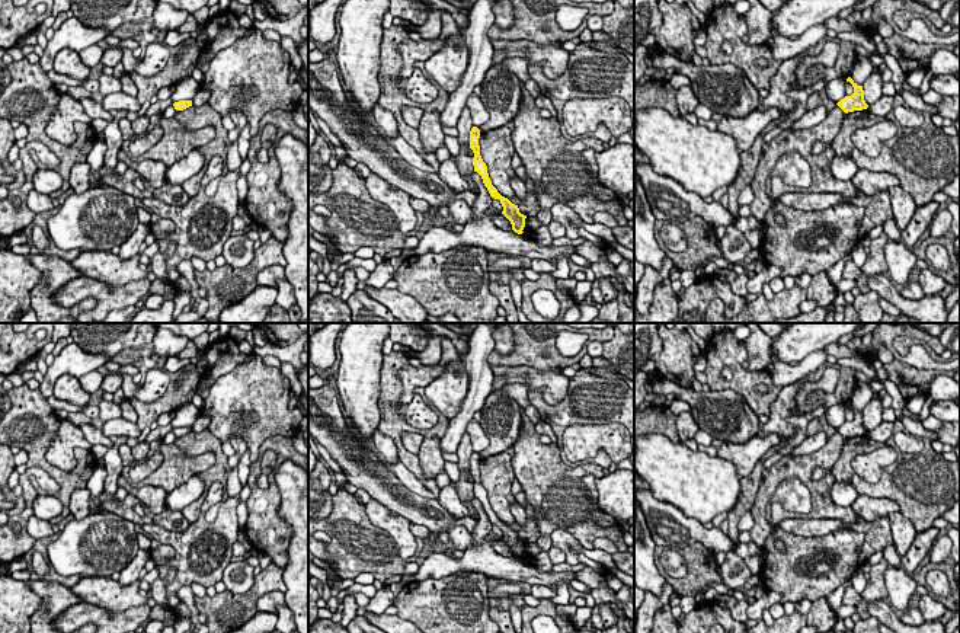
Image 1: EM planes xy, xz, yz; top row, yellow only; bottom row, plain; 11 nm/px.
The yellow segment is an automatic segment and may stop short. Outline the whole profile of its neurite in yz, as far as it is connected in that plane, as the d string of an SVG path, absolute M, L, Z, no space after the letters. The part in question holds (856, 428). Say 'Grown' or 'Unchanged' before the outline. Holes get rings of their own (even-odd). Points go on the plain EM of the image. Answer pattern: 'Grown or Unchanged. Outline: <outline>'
Unchanged. Outline: M851 403L847 405L854 413L854 419L851 422L845 422L836 431L845 438L863 437L867 435L868 431L864 426L863 412L858 412Z

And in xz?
Unchanged. Outline: M473 453L470 457L470 474L474 479L473 483L474 498L477 498L481 502L483 509L487 514L490 522L500 527L503 533L502 540L511 547L512 556L518 560L522 560L527 541L521 540L518 531L512 530L508 524L502 522L497 518L497 515L492 511L492 506L487 499L487 492L480 482L479 464L480 464L480 455L477 453Z

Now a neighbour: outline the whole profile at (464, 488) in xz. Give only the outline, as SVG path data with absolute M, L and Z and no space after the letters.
M467 432L463 435L455 454L458 455L457 464L460 467L460 479L454 483L454 486L458 492L460 501L468 509L468 517L479 519L477 511L471 503L471 501L474 498L473 483L468 480L468 476L467 476L467 473L470 471L470 457L473 454L471 439Z

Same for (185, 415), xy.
M192 402L186 403L173 412L170 425L173 428L192 426L199 415L201 415L199 409Z

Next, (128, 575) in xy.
M140 549L131 563L119 572L119 584L127 586L140 579L140 572L150 560L150 552Z

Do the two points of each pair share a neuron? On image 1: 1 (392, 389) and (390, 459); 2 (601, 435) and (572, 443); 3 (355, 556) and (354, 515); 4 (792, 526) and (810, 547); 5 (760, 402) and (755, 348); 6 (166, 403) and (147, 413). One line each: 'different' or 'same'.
1: different
2: same
3: same
4: different
5: different
6: same

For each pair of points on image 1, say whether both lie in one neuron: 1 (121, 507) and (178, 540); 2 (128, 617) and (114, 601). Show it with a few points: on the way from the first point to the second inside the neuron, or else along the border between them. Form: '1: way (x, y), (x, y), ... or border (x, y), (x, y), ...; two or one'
1: border (144, 524), (147, 533); two
2: border (90, 603), (114, 613), (146, 604); two

